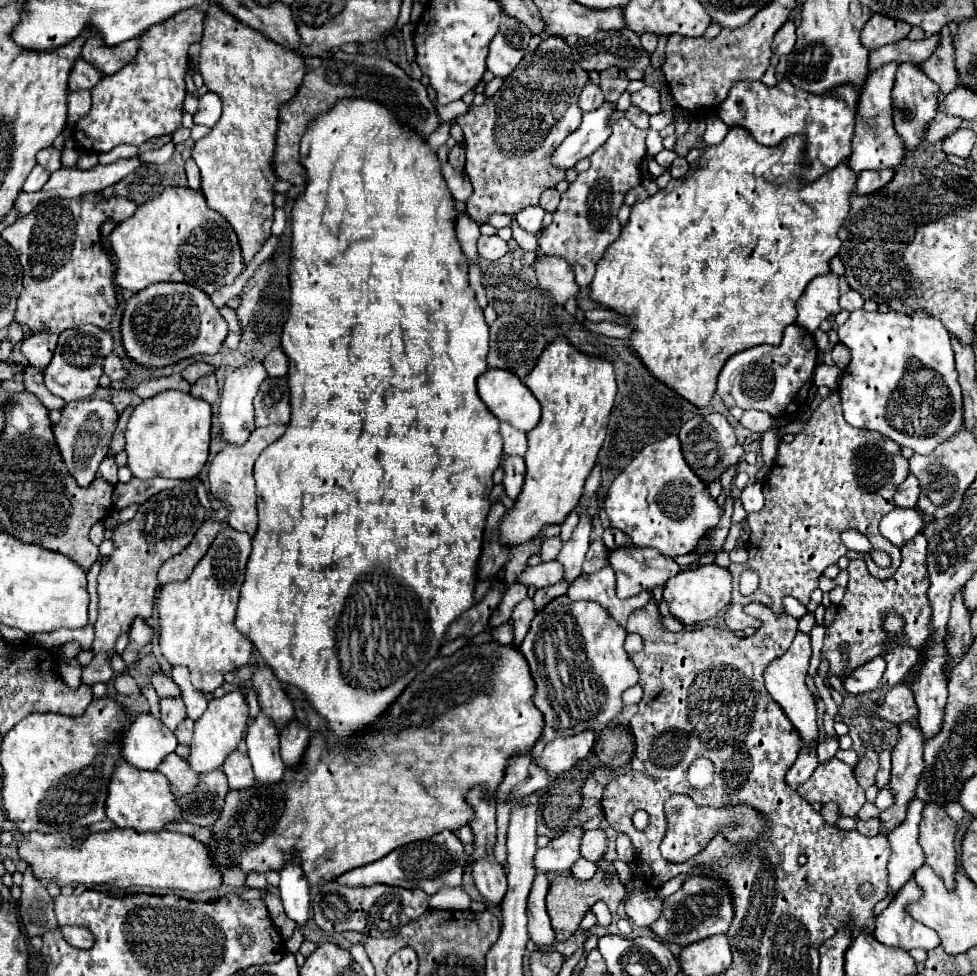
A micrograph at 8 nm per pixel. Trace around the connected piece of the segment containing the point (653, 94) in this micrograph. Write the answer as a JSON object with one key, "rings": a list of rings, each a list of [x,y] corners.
{"rings":[[[647,85],[643,87],[641,91],[633,93],[631,97],[631,103],[637,105],[641,111],[653,115],[657,111],[661,111],[661,101],[659,101],[659,91],[653,87],[653,85]]]}

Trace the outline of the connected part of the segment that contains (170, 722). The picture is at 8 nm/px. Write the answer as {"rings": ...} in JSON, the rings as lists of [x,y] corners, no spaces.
{"rings":[[[167,697],[167,699],[161,699],[161,721],[171,729],[175,731],[177,725],[187,717],[185,713],[185,703],[181,699],[173,699],[173,697]]]}

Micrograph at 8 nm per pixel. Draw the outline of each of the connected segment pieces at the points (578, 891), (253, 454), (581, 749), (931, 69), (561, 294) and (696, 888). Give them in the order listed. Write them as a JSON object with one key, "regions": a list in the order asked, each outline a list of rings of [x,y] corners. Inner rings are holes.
{"regions":[[[[603,861],[603,863],[597,867],[597,873],[595,873],[591,879],[587,879],[587,881],[575,879],[573,875],[557,875],[557,877],[553,877],[551,887],[549,887],[549,893],[547,893],[547,913],[549,913],[551,923],[553,923],[555,939],[557,939],[557,941],[569,939],[569,937],[577,931],[577,927],[579,927],[583,915],[585,915],[597,901],[605,901],[607,907],[609,907],[609,911],[615,913],[615,911],[617,911],[617,905],[619,905],[619,901],[621,901],[623,897],[625,897],[625,887],[623,887],[623,883],[619,881],[613,863],[609,863],[609,861]]],[[[287,425],[257,427],[243,445],[225,445],[209,465],[207,475],[209,475],[209,483],[211,483],[211,495],[229,505],[231,515],[229,515],[227,523],[237,531],[247,531],[249,535],[255,535],[255,531],[257,531],[257,495],[255,495],[253,463],[267,445],[271,445],[275,439],[279,439],[285,433],[285,429],[287,429]]],[[[585,731],[573,737],[565,737],[565,739],[557,739],[557,741],[549,741],[543,749],[541,755],[541,765],[553,773],[565,773],[569,771],[577,761],[585,759],[591,749],[595,745],[595,733],[593,731]]],[[[941,29],[941,45],[935,49],[935,53],[921,63],[921,69],[925,75],[935,81],[941,89],[941,93],[949,93],[957,85],[957,67],[955,67],[955,47],[953,37],[949,29]]],[[[541,255],[535,263],[535,273],[539,279],[539,285],[547,289],[555,301],[563,307],[569,299],[579,297],[579,285],[573,277],[573,269],[565,259],[557,257],[545,257]]],[[[687,877],[683,887],[675,895],[667,897],[663,905],[665,905],[665,913],[661,921],[653,925],[653,931],[657,933],[657,937],[675,943],[679,947],[707,939],[717,933],[727,933],[735,917],[731,889],[723,879],[719,881],[719,877]]]]}

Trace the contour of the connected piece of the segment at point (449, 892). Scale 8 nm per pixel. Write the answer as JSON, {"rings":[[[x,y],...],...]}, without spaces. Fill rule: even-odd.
{"rings":[[[441,889],[431,897],[431,907],[433,909],[471,909],[473,899],[461,889]]]}

